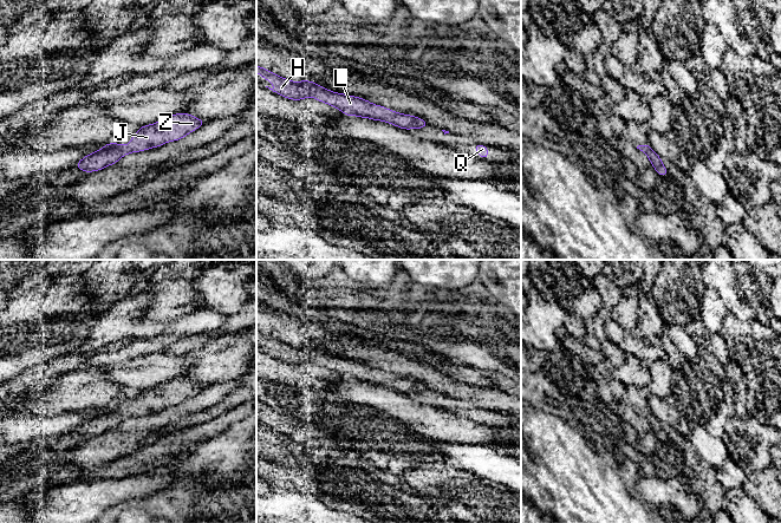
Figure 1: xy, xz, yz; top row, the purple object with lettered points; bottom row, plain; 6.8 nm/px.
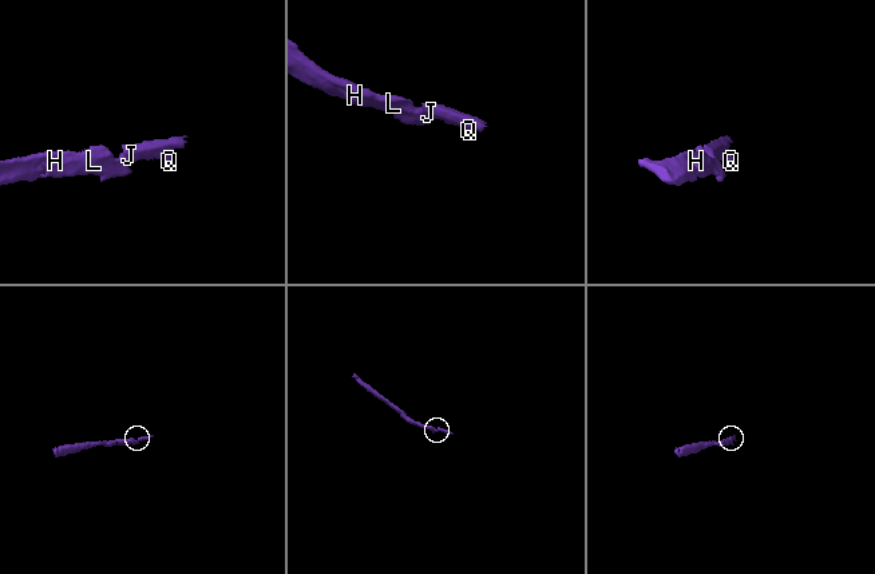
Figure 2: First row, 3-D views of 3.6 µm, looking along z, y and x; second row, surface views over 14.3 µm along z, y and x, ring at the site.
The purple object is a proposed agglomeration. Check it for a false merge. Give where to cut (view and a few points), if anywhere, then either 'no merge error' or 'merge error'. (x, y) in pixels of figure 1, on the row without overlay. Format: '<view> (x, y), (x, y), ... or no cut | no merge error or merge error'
no cut | no merge error

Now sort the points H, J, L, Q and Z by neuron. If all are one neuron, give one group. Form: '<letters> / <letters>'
H J L Q Z

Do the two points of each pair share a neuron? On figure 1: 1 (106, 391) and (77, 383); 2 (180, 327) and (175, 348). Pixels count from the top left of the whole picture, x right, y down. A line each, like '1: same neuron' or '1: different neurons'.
1: same neuron
2: different neurons

